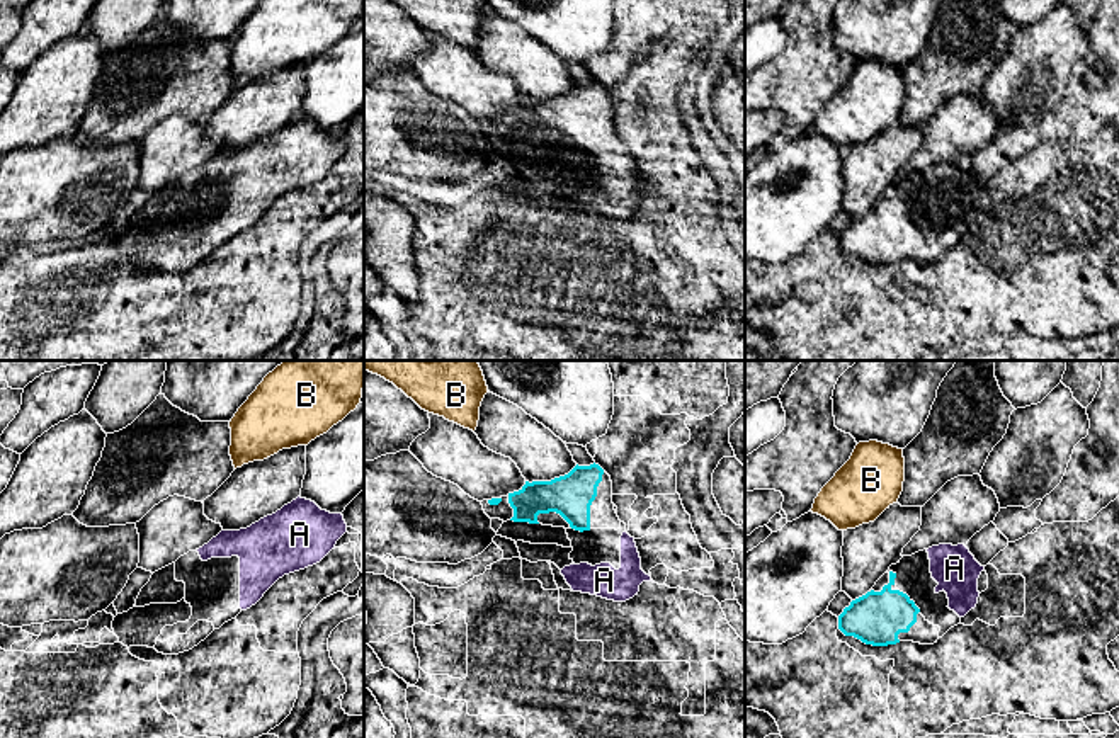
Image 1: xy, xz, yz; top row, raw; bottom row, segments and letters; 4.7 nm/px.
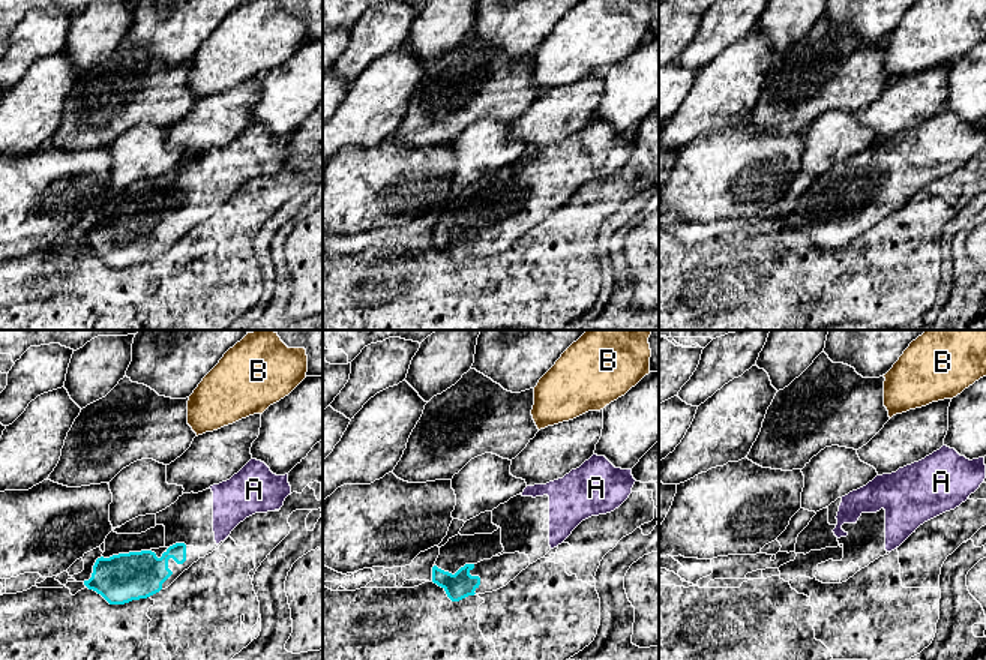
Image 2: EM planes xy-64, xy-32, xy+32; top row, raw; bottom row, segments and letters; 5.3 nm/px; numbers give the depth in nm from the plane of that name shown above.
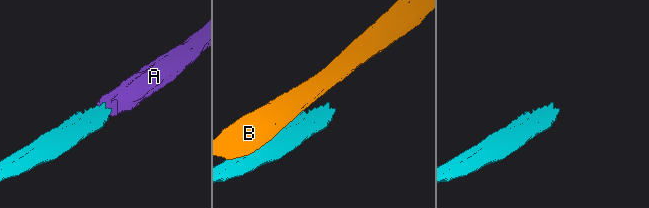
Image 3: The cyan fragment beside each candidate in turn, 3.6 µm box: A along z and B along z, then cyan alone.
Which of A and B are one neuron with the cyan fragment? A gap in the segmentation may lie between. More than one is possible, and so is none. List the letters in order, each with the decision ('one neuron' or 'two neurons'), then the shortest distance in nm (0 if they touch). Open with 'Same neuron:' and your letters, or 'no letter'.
Same neuron: A
A: one neuron | 110 nm
B: two neurons | 260 nm

